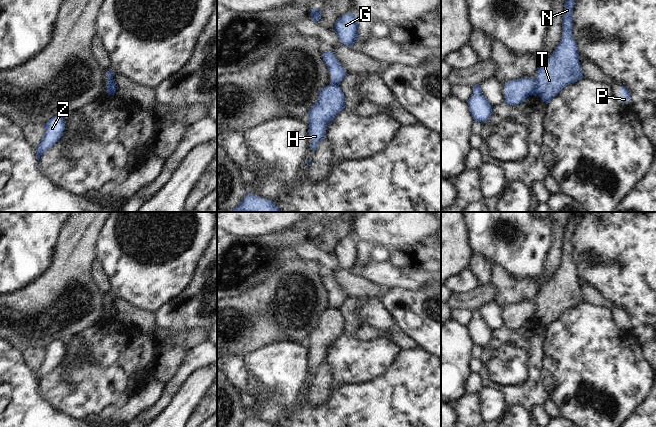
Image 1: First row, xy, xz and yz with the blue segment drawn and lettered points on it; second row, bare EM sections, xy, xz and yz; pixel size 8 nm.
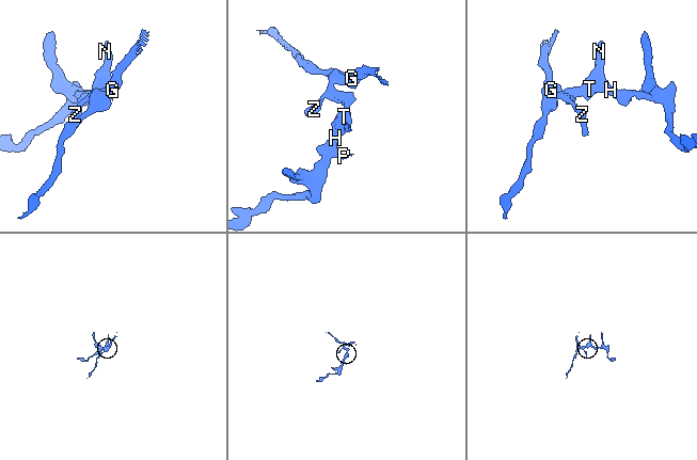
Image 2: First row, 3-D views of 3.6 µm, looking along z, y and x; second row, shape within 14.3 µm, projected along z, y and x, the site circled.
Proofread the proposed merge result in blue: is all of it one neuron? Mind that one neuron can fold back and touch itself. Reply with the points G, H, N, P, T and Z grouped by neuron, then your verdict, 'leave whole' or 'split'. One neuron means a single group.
G Z / H N P T; split

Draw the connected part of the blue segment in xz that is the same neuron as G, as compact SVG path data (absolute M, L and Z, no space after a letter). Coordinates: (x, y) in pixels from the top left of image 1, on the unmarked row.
M345 237L339 241L335 248L335 256L344 269L353 270L358 262L357 241L353 237Z

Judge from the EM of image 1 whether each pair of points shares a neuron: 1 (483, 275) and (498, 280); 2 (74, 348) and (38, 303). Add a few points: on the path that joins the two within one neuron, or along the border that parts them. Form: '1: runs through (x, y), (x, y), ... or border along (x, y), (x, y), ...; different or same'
1: border along (491, 265), (492, 282); different
2: border along (73, 336), (64, 341); different

